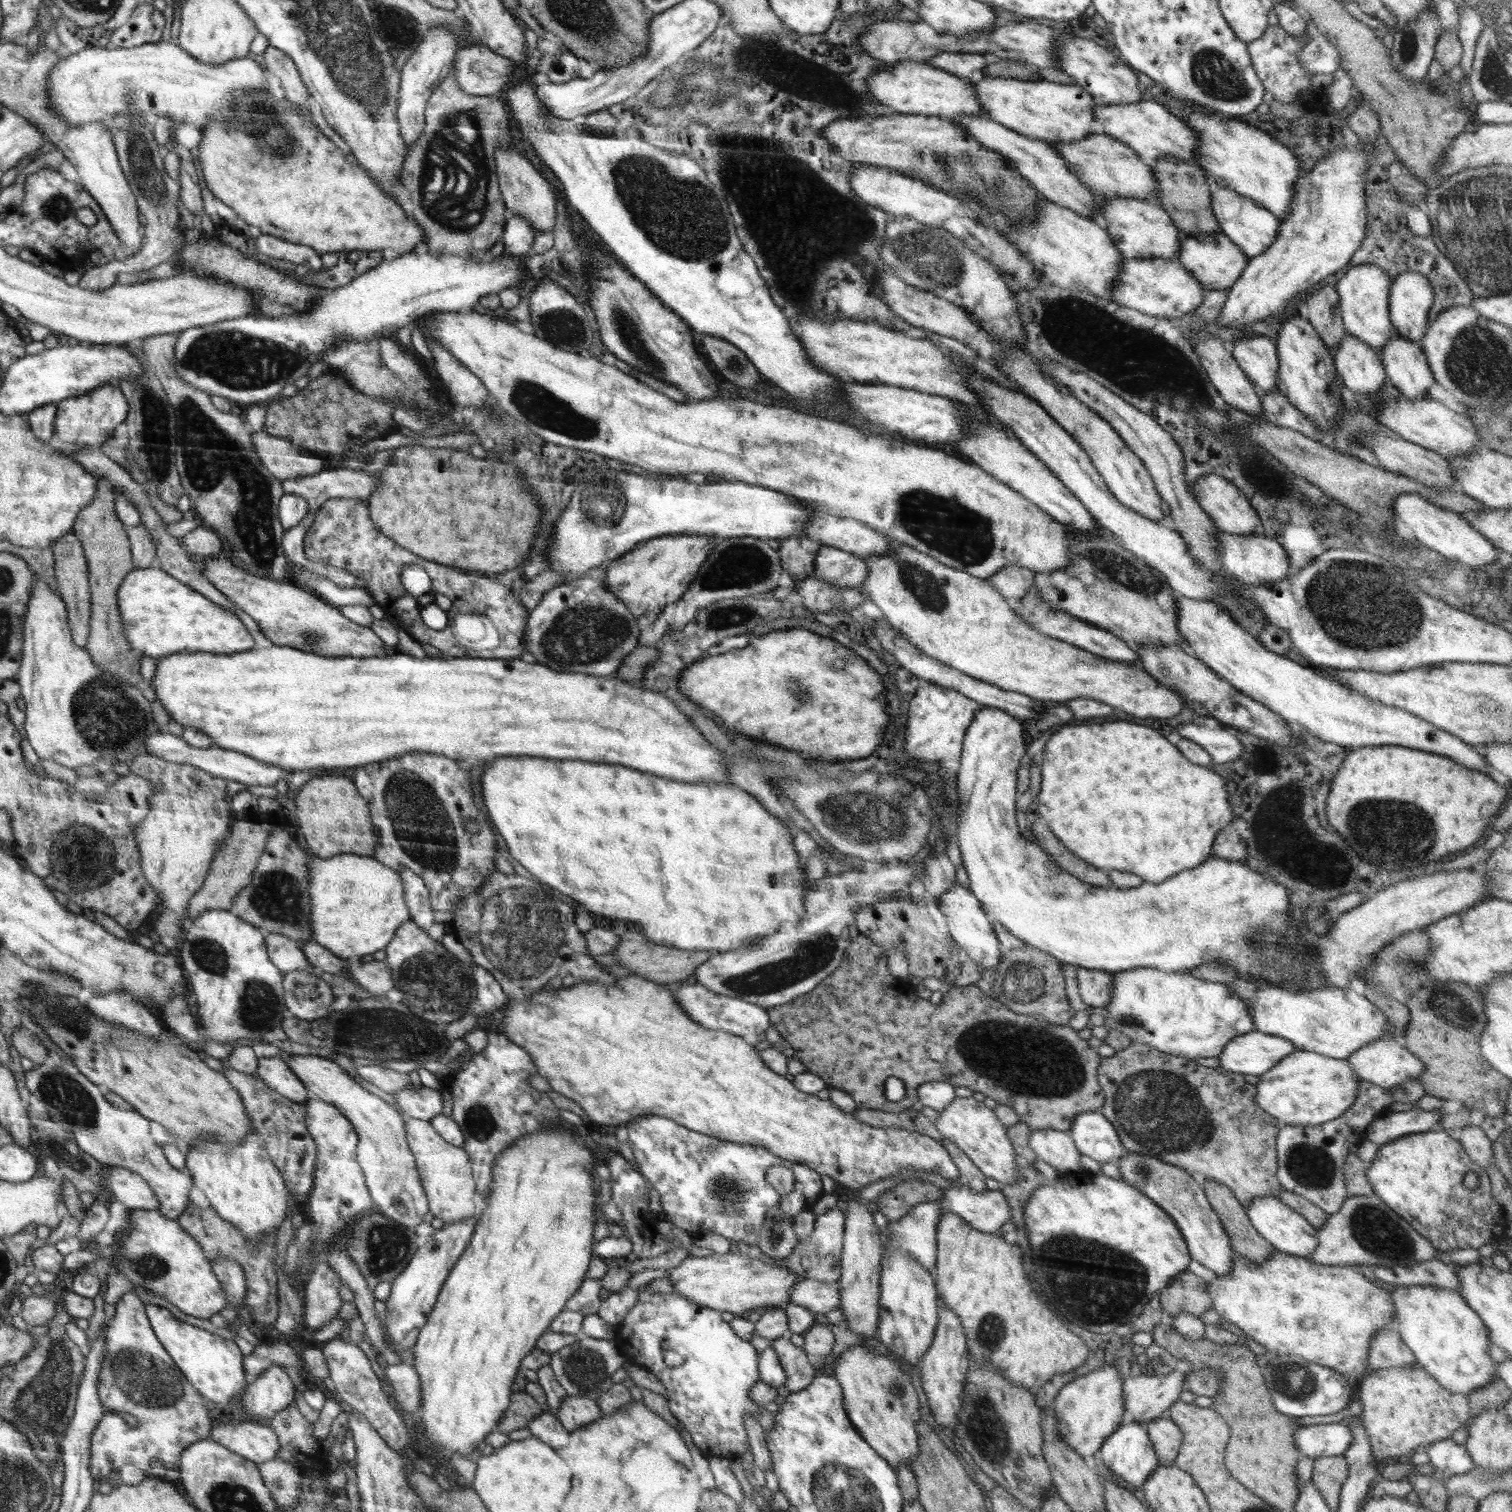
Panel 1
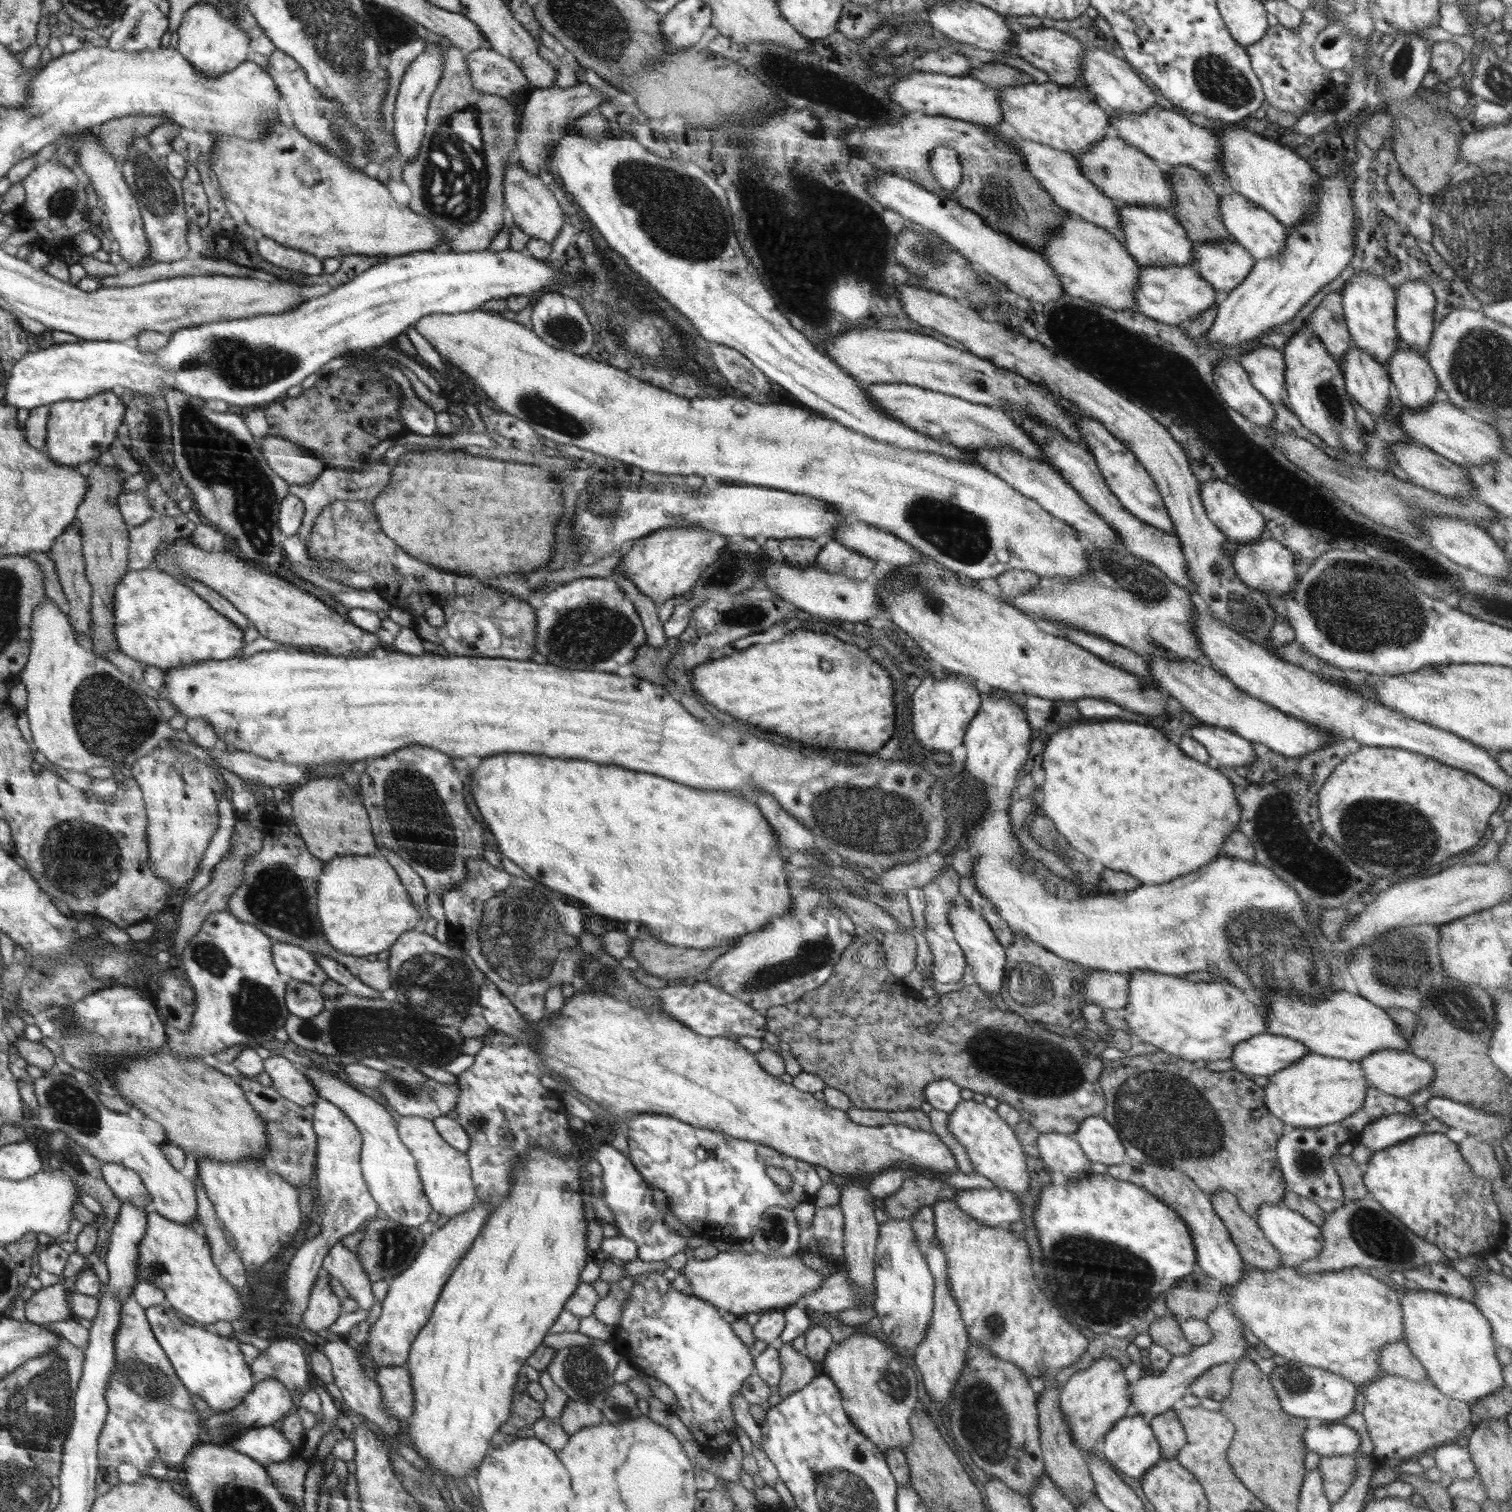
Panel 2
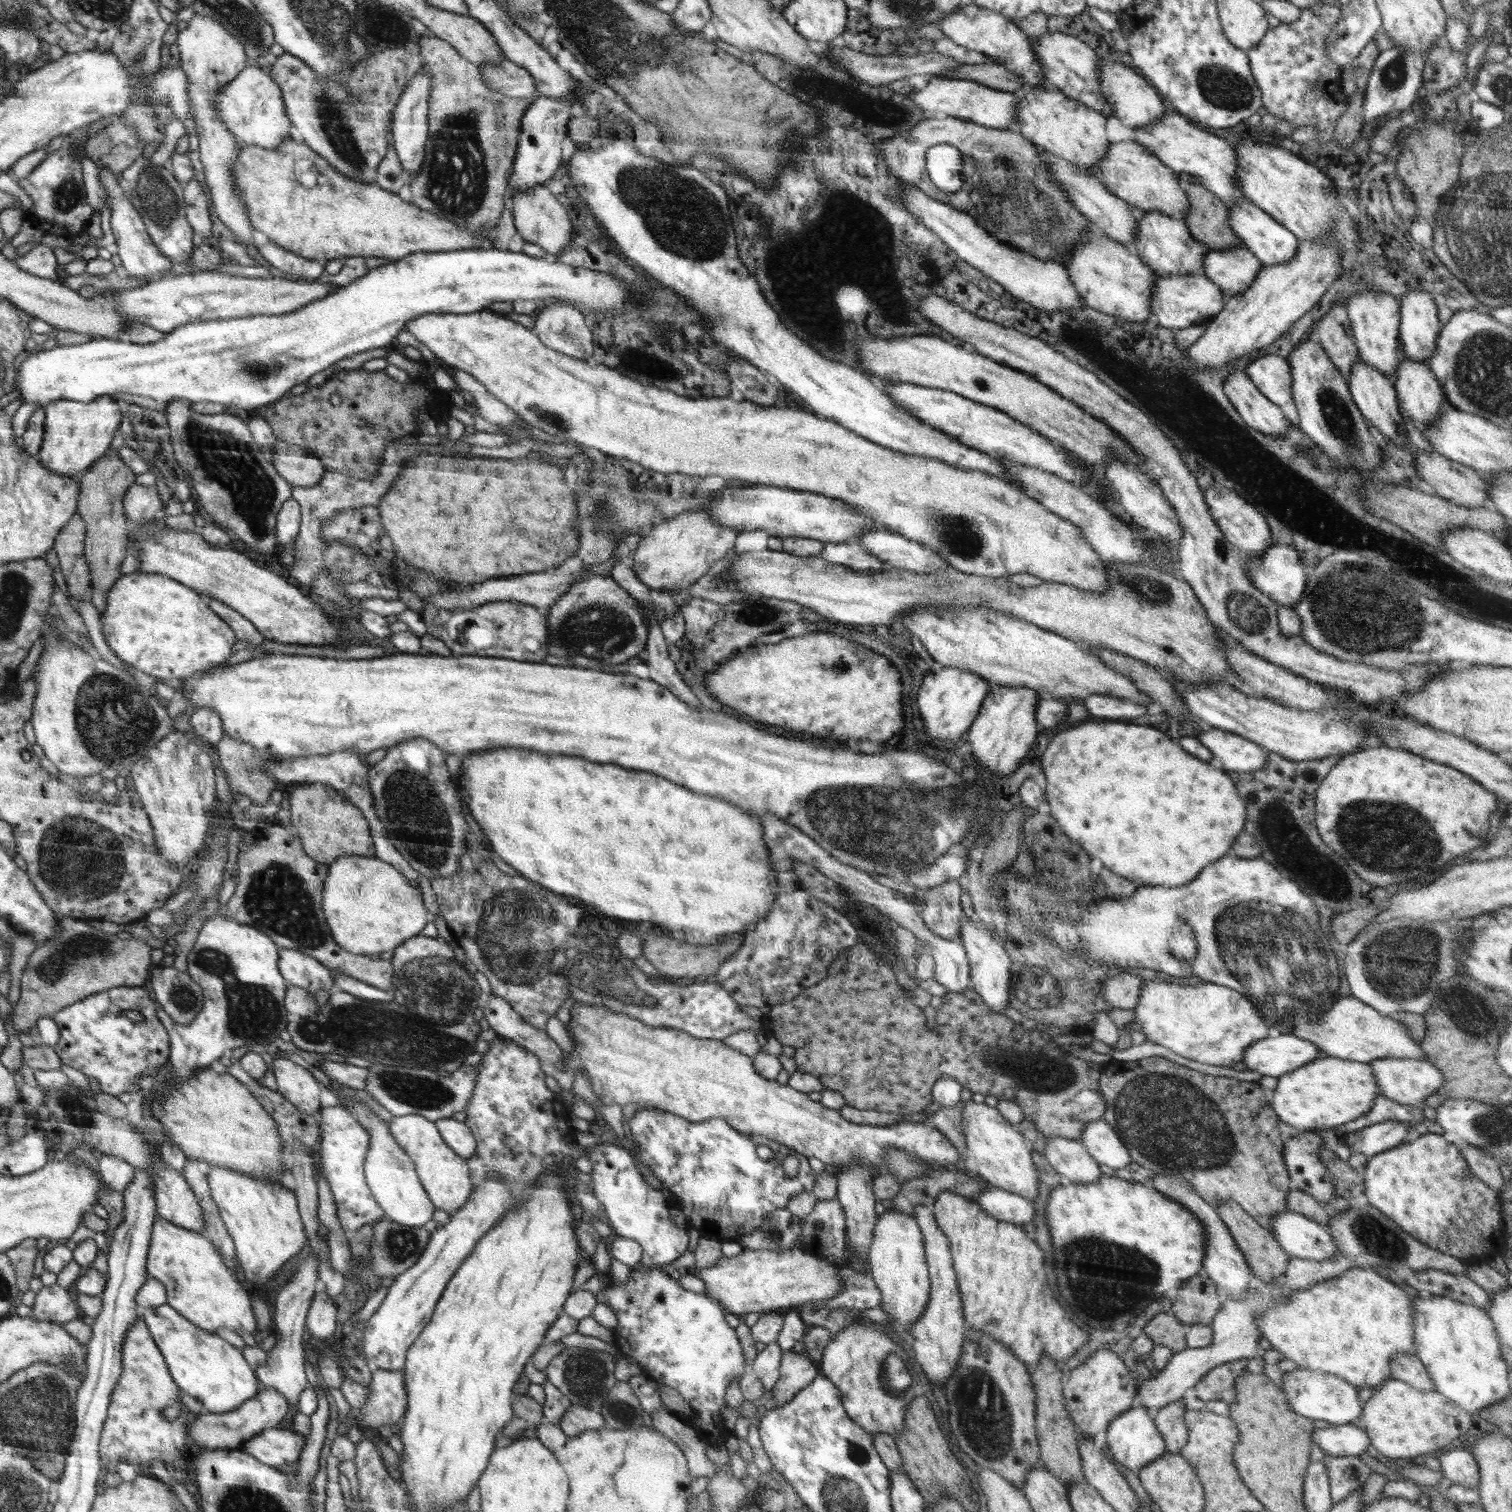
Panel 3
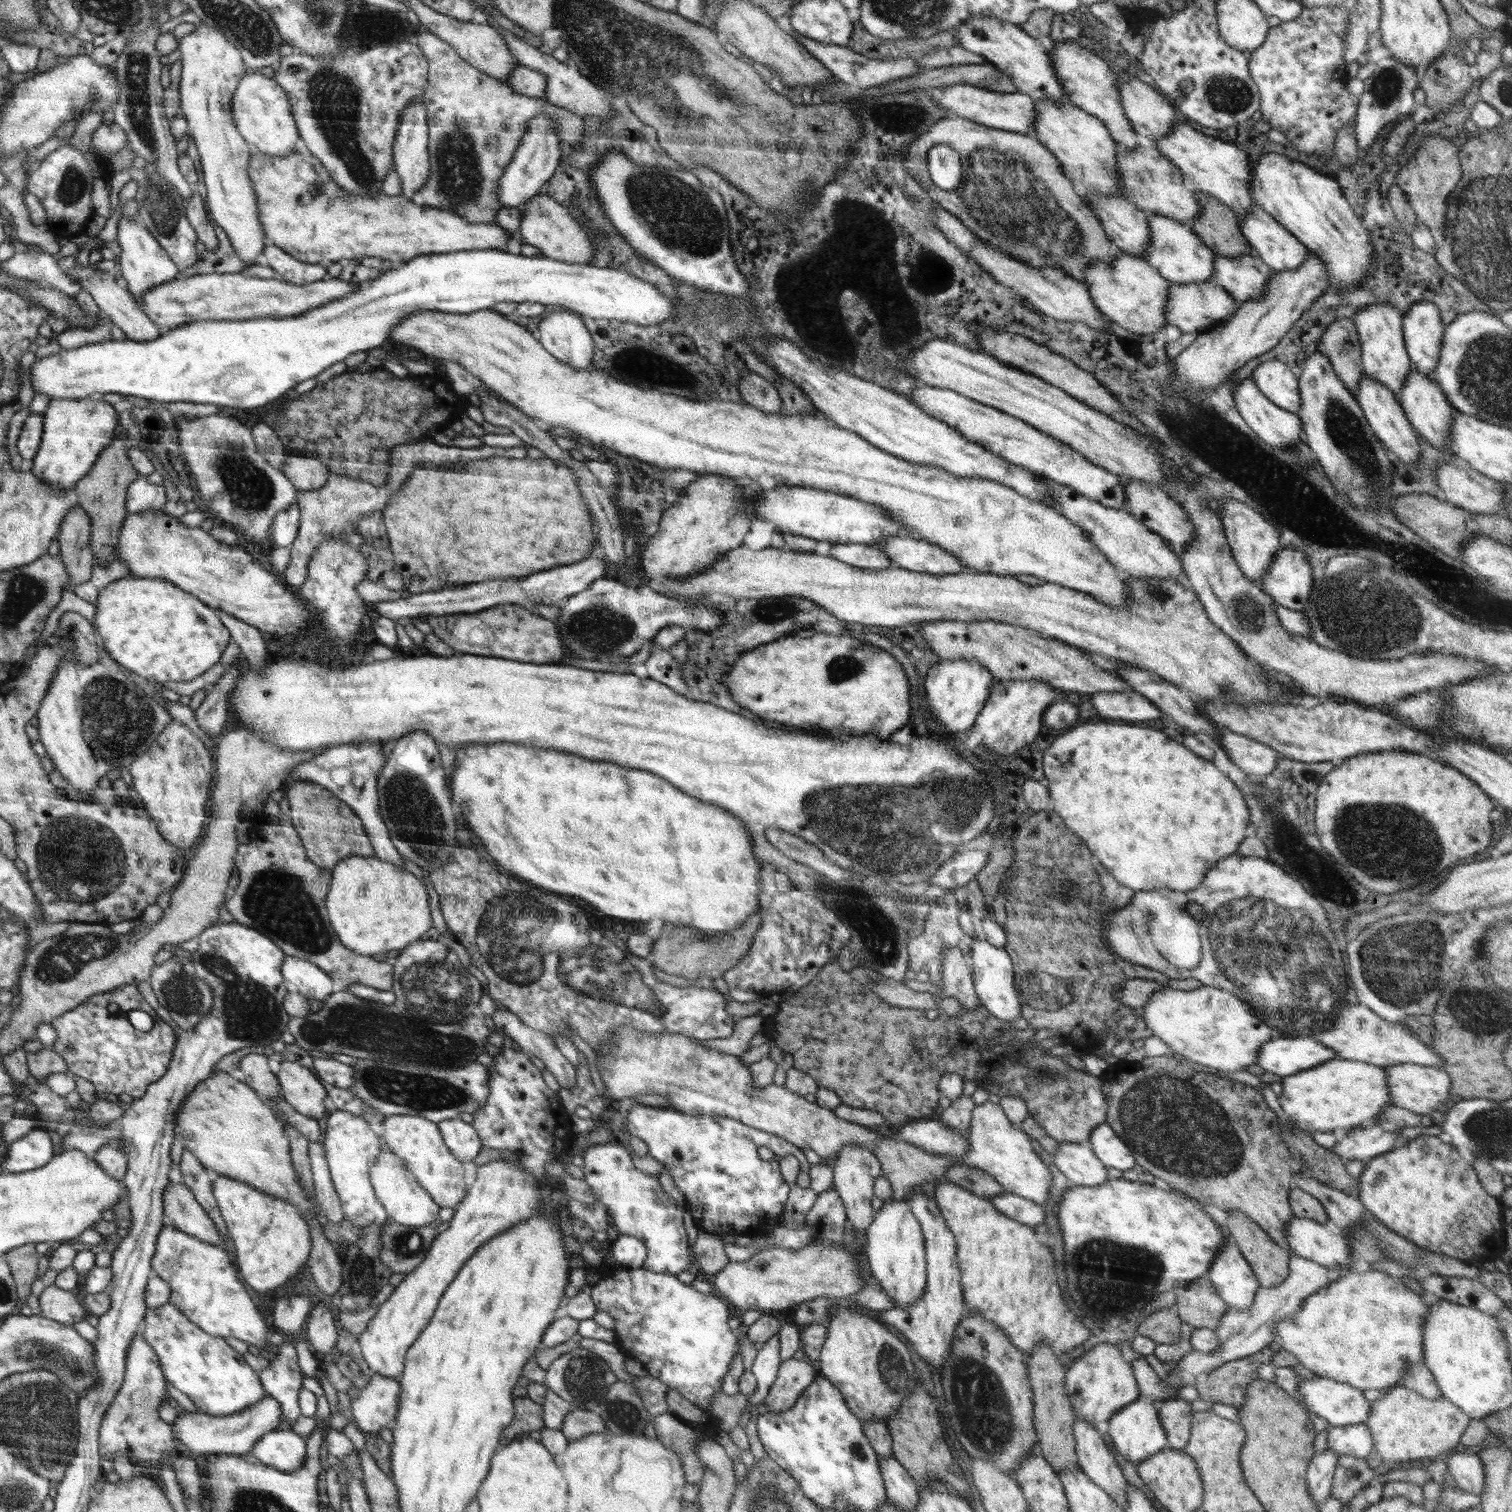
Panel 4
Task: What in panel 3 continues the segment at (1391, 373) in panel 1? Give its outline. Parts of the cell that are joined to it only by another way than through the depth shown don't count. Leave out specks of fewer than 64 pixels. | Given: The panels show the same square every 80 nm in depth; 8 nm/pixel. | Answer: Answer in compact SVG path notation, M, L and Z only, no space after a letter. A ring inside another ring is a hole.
M1404 357L1401 363L1398 363L1396 380L1393 383L1398 397L1399 408L1402 408L1410 418L1416 422L1418 427L1422 428L1431 425L1444 409L1442 404L1443 390L1435 374L1431 371L1428 363L1412 360L1410 357Z

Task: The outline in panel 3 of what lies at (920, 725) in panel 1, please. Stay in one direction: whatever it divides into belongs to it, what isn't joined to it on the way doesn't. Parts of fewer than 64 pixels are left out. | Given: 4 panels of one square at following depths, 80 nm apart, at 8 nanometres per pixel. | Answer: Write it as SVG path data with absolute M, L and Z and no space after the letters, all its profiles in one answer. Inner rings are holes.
M942 667L938 673L930 672L924 678L916 697L925 735L932 740L947 740L961 744L969 726L978 716L989 690L988 683L982 677L964 668Z

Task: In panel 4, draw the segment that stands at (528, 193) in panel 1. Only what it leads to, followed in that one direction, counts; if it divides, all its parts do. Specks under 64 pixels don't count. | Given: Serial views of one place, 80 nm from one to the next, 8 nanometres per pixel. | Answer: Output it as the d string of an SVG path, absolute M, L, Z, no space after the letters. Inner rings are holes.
M541 191L533 199L524 204L520 231L524 243L538 247L544 257L551 259L570 261L571 263L589 264L592 258L592 240L586 230L573 219L564 204L554 201L552 197Z

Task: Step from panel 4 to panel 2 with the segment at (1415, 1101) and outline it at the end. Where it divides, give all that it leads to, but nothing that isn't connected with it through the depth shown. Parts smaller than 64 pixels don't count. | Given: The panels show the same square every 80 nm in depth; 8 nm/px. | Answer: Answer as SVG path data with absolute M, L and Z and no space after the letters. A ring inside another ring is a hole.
M1394 1049L1370 1052L1369 1055L1359 1058L1358 1063L1364 1071L1368 1084L1401 1099L1406 1099L1421 1088L1427 1088L1430 1081L1433 1082L1435 1073L1434 1067L1427 1060L1418 1058L1412 1053Z

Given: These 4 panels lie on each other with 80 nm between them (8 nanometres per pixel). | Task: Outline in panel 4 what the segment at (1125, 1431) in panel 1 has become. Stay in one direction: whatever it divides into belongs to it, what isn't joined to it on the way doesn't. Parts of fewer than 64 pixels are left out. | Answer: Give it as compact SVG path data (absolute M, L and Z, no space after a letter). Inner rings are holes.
M1138 1398L1114 1414L1105 1425L1116 1452L1134 1465L1167 1447L1166 1431L1159 1419L1159 1407L1156 1399L1149 1402L1148 1399Z

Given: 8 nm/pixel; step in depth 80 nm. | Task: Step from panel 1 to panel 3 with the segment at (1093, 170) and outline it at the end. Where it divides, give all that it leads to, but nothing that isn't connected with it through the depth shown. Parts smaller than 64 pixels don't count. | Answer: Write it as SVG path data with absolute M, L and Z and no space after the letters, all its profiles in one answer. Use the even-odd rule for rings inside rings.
M1136 141L1110 143L1103 159L1096 164L1096 177L1112 195L1144 212L1162 212L1176 218L1190 212L1182 176L1166 167L1157 156Z

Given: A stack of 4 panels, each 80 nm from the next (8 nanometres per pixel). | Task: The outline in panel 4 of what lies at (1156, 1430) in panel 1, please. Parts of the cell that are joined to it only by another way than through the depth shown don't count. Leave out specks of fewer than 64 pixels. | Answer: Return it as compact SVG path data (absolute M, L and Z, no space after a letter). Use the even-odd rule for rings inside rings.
M1172 1398L1160 1404L1159 1419L1166 1431L1167 1446L1183 1449L1190 1438L1192 1415L1191 1404L1182 1398Z

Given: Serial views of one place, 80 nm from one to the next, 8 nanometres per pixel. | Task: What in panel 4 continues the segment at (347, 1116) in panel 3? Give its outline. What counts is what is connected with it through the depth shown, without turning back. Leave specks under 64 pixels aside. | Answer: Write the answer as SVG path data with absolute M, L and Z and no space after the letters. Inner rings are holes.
M336 1109L328 1112L323 1119L324 1133L322 1140L326 1149L326 1163L330 1170L334 1189L338 1194L344 1219L350 1220L354 1226L363 1228L382 1225L390 1221L386 1208L374 1195L370 1182L370 1168L376 1164L376 1158L382 1152L383 1141L370 1129L362 1116L348 1111Z

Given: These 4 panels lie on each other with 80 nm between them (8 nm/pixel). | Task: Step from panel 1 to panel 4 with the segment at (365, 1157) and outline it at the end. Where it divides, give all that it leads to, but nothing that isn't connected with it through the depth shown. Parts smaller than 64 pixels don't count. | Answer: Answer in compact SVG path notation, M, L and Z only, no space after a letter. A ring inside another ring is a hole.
M383 1142L382 1152L376 1158L376 1164L370 1168L370 1182L376 1199L385 1206L390 1221L404 1226L419 1227L429 1225L432 1220L439 1218L437 1202L429 1196L424 1188L421 1188L417 1178L414 1178L406 1168L404 1162L392 1154Z

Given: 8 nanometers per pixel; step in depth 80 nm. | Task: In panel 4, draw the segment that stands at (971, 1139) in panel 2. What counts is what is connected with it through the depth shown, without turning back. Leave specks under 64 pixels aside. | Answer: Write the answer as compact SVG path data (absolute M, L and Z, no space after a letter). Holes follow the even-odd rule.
M989 1100L976 1105L971 1115L968 1136L970 1150L963 1156L964 1165L984 1171L986 1175L1002 1184L1006 1193L1013 1193L1040 1206L1046 1206L1052 1176L1032 1150L1030 1137L1018 1129L1017 1124L1008 1120L999 1104Z

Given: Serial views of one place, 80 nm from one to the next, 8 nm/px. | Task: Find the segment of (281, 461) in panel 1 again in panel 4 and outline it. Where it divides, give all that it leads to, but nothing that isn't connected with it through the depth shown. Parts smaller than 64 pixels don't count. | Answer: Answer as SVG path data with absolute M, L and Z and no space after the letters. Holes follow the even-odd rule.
M286 456L281 472L300 492L324 486L330 474L328 467L315 456Z

